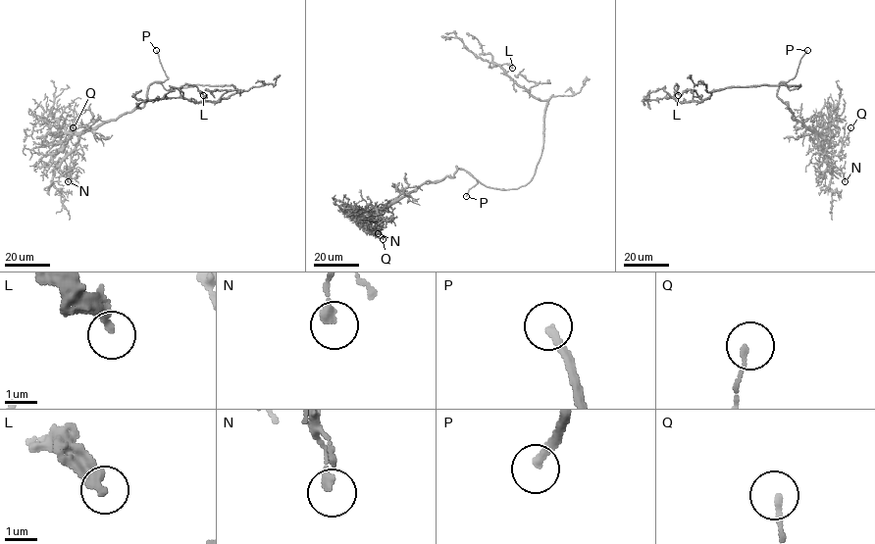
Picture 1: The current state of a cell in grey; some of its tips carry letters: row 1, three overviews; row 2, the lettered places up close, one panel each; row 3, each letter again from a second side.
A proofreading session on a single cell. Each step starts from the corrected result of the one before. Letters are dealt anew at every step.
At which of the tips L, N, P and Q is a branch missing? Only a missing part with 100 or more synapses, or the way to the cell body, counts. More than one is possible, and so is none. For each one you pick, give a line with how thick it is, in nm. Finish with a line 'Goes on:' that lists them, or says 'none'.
P: Thickness 240 nm
Goes on: P

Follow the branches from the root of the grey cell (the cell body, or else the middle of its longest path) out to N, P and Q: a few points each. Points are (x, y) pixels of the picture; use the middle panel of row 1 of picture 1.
N: (498, 188), (482, 184), (456, 167), (452, 176), (421, 183), (395, 200), (381, 214), (383, 221), (378, 233)
P: (498, 188), (487, 187), (471, 174), (477, 182), (466, 196)
Q: (498, 188), (482, 184), (456, 167), (452, 176), (421, 183), (377, 213), (373, 217), (374, 233), (383, 239)

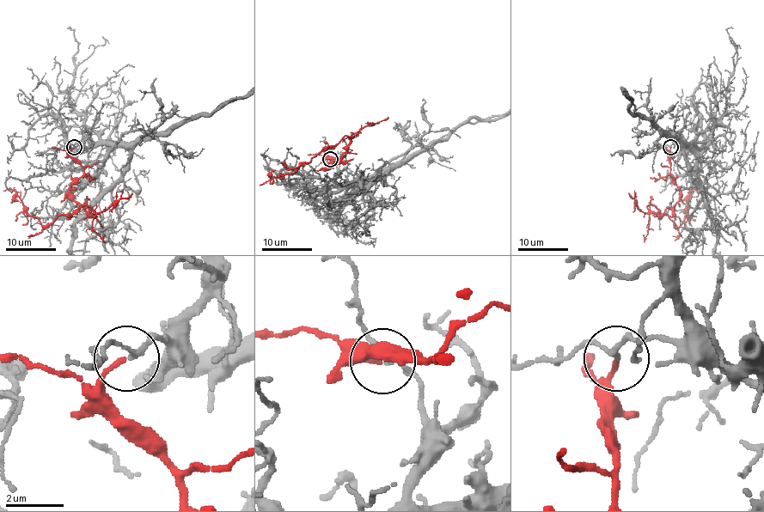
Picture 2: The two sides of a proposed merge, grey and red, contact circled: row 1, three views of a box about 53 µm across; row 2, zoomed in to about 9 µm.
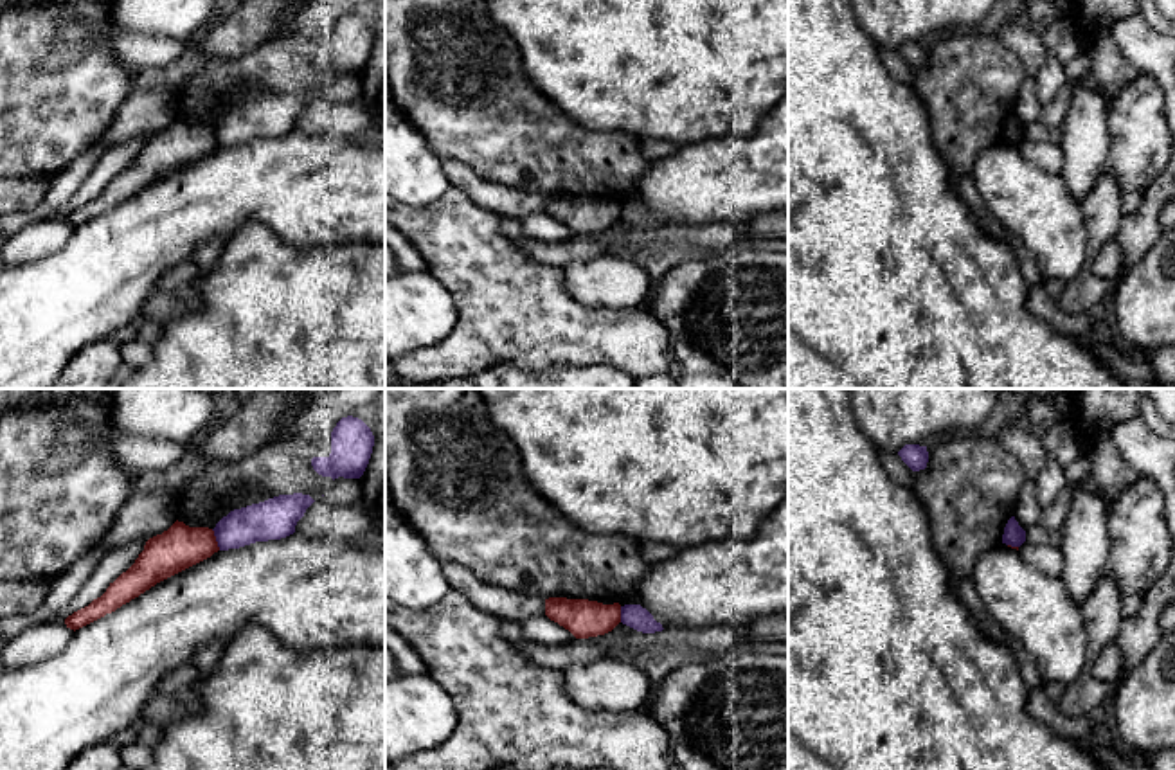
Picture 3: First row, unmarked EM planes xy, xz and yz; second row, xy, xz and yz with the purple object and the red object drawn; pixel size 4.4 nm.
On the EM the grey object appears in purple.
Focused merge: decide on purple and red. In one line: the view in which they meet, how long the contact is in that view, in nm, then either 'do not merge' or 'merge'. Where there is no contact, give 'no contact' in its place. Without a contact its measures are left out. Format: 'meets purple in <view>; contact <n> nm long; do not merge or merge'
meets purple in xy; contact 100 nm long; do not merge

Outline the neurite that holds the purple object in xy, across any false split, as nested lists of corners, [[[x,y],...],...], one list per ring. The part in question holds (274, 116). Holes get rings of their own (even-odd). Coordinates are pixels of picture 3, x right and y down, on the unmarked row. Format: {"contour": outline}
{"contour": [[[279,92],[259,101],[230,108],[214,128],[220,148],[256,139],[281,137],[295,130],[297,119],[315,97],[309,92]]]}

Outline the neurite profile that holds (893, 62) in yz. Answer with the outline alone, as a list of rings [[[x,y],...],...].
[[[878,49],[880,61],[885,70],[900,83],[914,85],[914,68],[901,58],[898,50]]]

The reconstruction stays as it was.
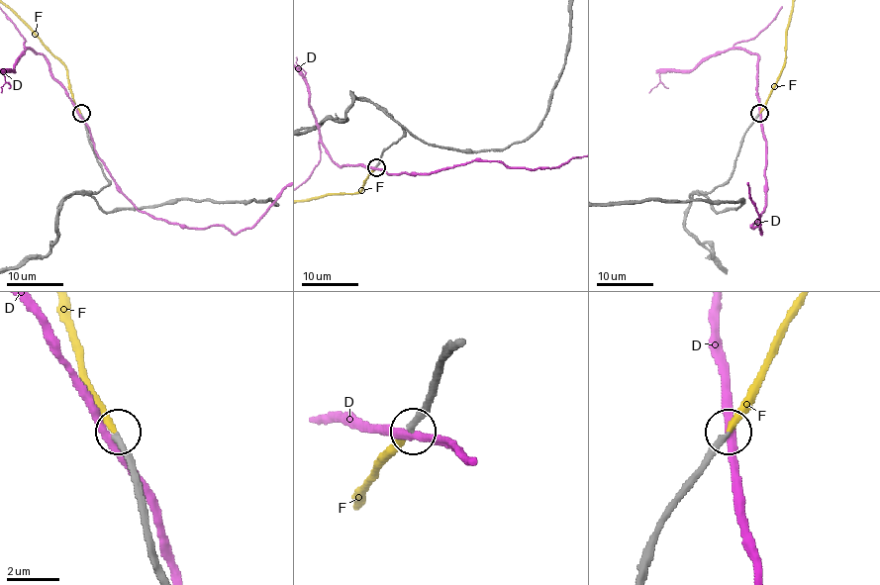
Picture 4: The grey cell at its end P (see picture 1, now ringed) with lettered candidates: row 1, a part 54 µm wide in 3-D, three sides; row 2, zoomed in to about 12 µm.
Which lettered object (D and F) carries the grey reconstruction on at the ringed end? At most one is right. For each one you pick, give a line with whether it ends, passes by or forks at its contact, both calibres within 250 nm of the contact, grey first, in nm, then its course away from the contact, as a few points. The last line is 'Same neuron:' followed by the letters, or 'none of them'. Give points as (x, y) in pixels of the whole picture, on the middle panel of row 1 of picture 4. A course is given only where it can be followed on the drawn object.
F: it ends; calibres 260 and 280 nm
Same neuron: F

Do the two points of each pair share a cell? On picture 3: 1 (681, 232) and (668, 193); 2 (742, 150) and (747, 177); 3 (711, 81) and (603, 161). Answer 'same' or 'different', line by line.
1: different
2: same
3: different

